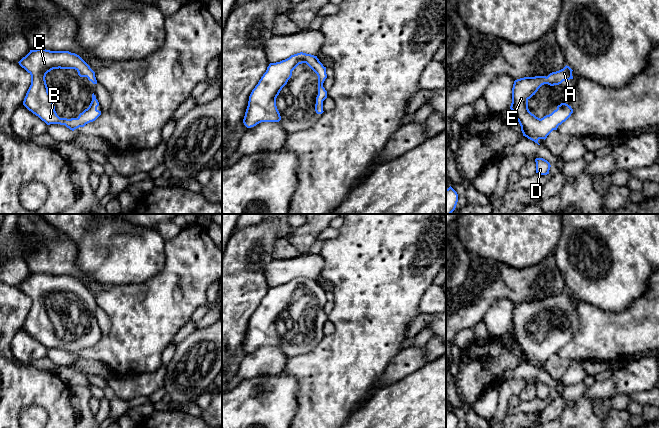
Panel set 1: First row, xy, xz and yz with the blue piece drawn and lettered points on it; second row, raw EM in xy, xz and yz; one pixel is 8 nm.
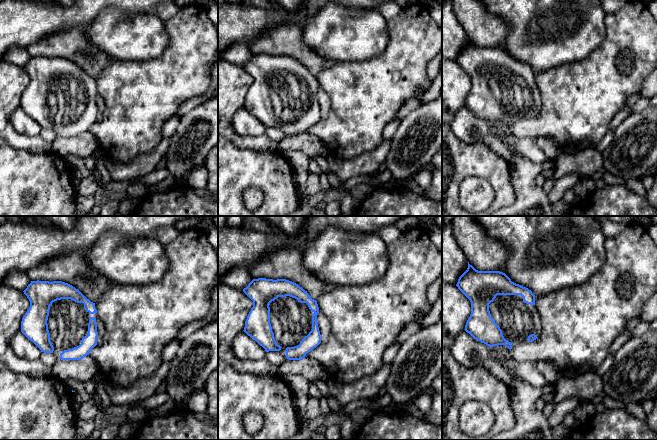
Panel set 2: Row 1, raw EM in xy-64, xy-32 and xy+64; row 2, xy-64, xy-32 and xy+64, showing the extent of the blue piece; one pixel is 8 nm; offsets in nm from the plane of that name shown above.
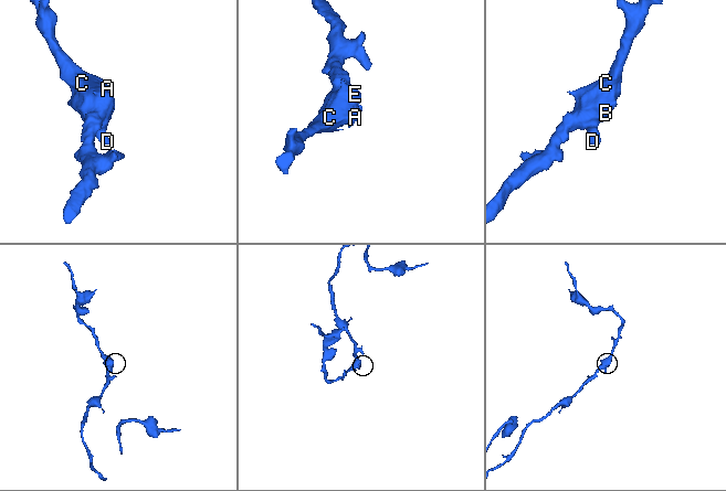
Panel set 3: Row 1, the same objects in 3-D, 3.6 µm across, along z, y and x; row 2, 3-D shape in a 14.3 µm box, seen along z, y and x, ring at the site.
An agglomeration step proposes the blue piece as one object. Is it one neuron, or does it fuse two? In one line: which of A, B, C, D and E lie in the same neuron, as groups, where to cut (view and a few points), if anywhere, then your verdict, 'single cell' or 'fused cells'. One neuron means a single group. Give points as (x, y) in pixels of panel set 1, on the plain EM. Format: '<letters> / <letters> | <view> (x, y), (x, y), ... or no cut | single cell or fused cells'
A B C D E | no cut | single cell

